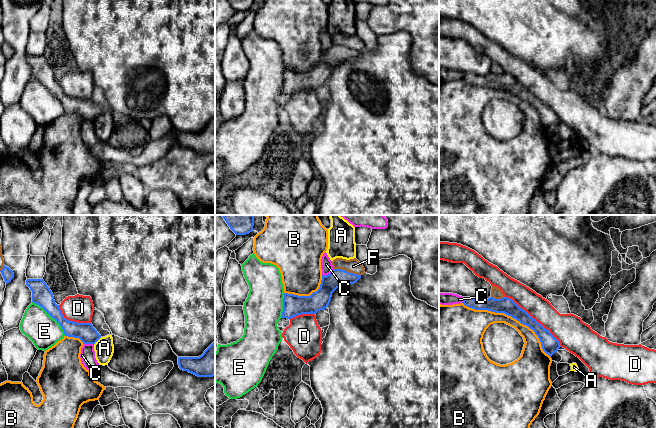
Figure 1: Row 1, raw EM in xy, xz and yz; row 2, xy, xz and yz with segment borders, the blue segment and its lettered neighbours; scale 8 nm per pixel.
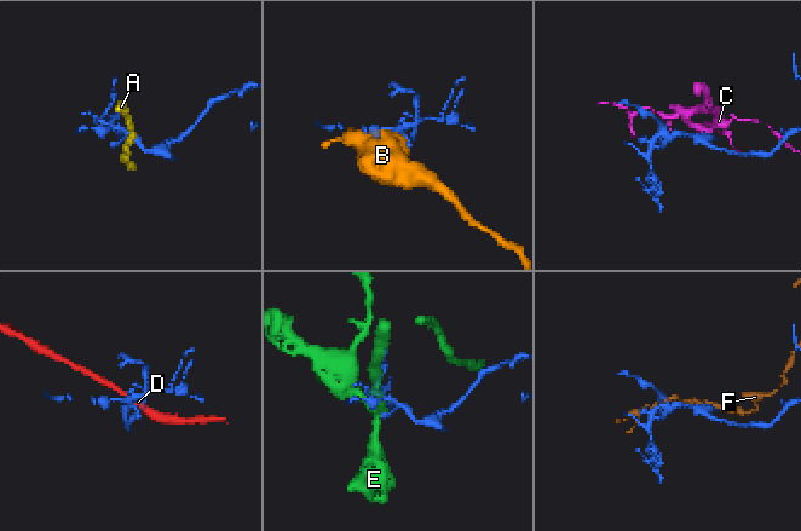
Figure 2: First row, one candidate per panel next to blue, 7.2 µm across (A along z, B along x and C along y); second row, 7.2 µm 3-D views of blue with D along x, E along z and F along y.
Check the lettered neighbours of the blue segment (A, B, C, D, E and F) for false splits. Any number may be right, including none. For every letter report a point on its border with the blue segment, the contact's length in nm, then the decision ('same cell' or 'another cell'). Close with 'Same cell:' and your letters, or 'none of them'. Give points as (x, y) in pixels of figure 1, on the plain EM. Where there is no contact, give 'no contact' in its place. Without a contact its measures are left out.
A: contact xy (97, 116); length 90 nm; another cell
B: contact yz (511, 92); length 850 nm; another cell
C: contact xz (328, 50); length 110 nm; another cell
D: contact yz (534, 95); length 600 nm; another cell
E: contact xy (51, 92); length 380 nm; another cell
F: contact xz (347, 47); length 240 nm; another cell
Same cell: none of them

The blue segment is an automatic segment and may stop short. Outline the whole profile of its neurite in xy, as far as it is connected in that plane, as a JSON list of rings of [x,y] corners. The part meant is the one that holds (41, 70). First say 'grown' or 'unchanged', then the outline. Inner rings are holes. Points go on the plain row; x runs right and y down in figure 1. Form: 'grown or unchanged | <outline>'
unchanged | [[[27,55],[26,61],[32,67],[32,78],[42,83],[60,100],[65,112],[79,114],[83,120],[93,121],[101,114],[92,99],[73,98],[63,92],[59,81],[55,79],[52,67],[43,55]]]

